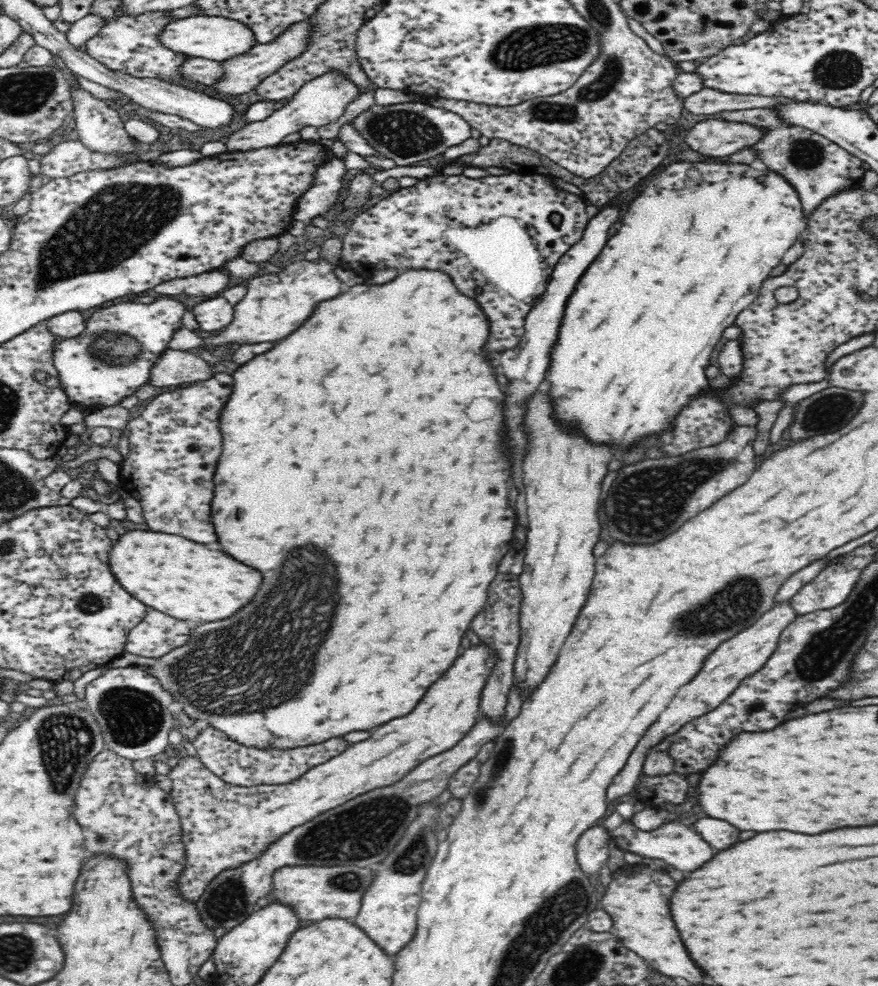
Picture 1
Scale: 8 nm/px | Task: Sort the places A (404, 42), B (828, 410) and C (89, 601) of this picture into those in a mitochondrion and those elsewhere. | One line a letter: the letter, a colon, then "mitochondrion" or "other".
A: other
B: mitochondrion
C: mitochondrion

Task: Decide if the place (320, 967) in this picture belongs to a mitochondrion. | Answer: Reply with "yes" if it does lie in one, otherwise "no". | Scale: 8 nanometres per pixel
no

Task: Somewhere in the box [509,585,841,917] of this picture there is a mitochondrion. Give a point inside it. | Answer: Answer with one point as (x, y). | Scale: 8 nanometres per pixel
(757, 705)

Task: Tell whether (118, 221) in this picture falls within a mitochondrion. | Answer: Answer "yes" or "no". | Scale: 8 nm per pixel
yes

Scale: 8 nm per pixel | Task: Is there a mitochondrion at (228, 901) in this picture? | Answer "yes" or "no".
yes

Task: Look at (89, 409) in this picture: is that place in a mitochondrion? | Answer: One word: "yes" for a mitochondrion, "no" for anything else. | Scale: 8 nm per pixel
no

